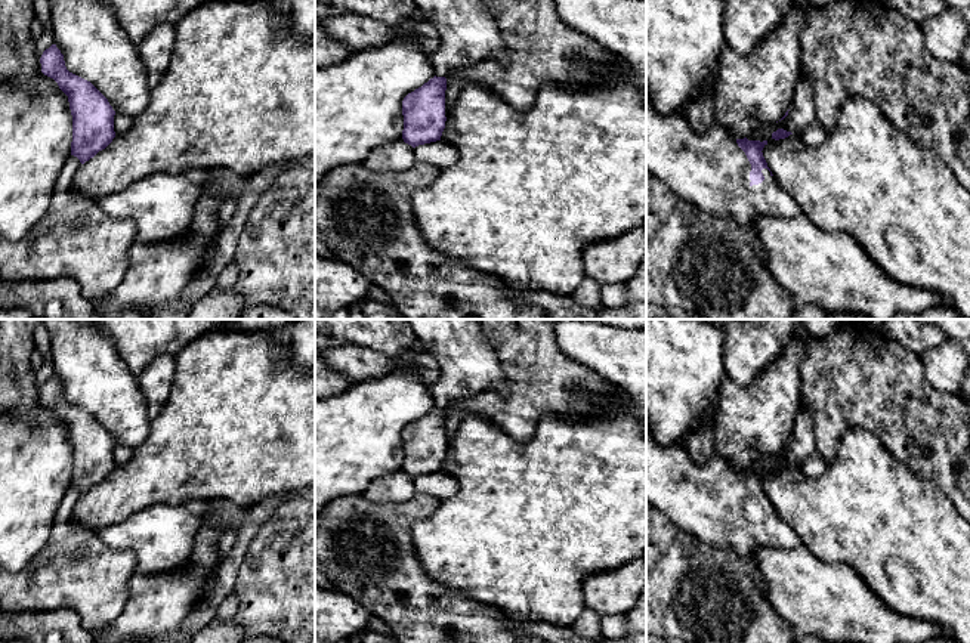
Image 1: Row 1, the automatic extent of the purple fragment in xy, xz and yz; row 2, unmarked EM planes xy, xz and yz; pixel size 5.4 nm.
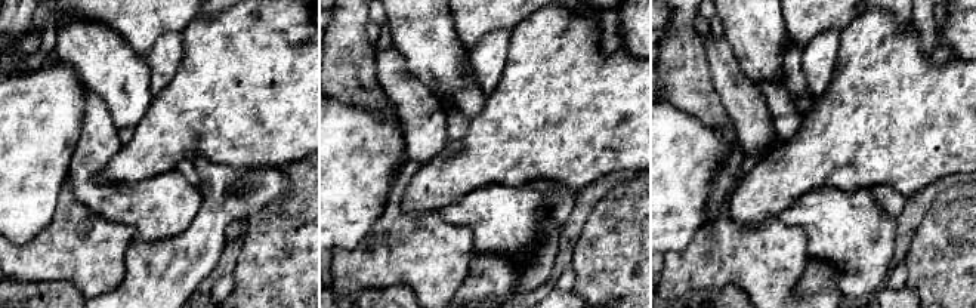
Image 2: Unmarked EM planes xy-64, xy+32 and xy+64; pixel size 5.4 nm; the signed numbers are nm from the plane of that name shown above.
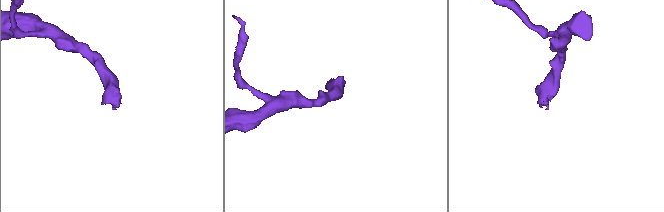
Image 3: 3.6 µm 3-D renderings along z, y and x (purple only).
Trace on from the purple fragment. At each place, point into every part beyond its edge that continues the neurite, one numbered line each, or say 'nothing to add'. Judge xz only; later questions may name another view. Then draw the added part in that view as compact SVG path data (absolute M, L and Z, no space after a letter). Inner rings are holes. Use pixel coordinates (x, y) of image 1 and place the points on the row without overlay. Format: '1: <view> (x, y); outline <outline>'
1: xz (467, 364); outline M408 319L416 343L438 364L441 375L429 386L436 408L495 390L509 395L503 362L484 334L481 319Z

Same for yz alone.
1: yz (709, 501); outline M646 427L646 501L692 537L720 548L732 548L744 562L764 547L796 548L800 537L787 525L767 500L764 511L750 516L751 495L732 464L720 454L707 463L695 463L683 443L659 445Z

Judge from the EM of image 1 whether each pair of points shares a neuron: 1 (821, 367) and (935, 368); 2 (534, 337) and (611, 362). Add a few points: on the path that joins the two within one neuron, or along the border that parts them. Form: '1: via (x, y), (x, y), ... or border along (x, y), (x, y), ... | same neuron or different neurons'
1: border along (920, 355), (924, 377), (938, 390), (948, 393) | different neurons
2: border along (555, 334), (556, 345), (584, 367) | different neurons

